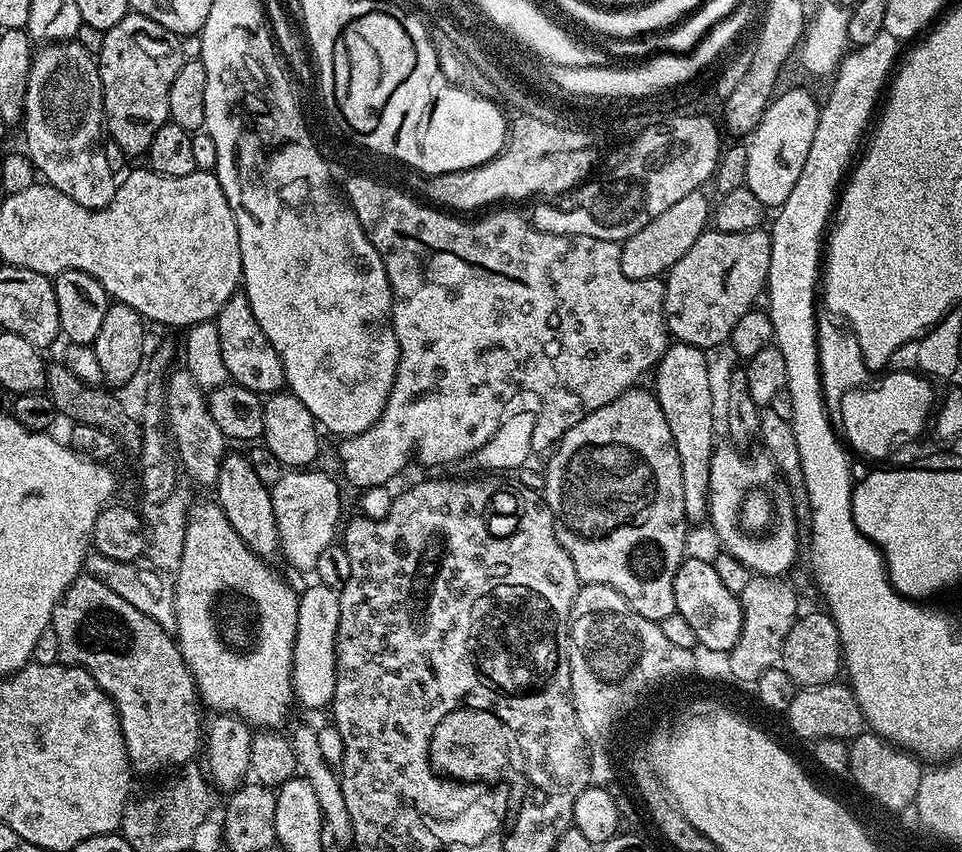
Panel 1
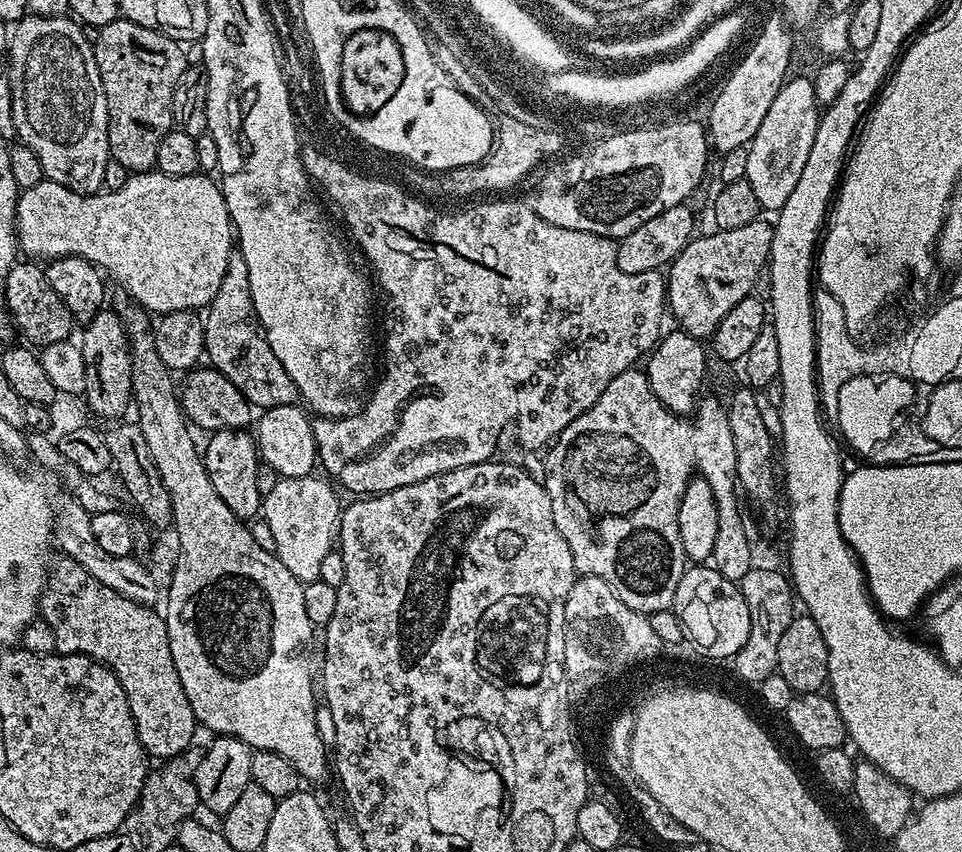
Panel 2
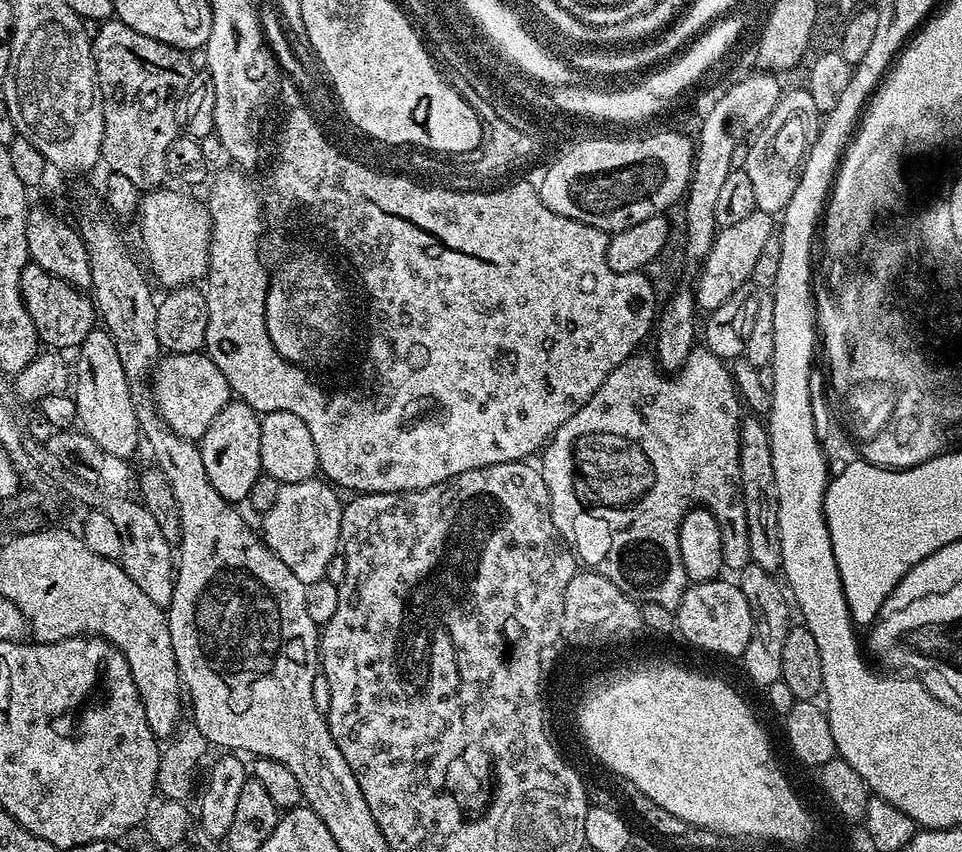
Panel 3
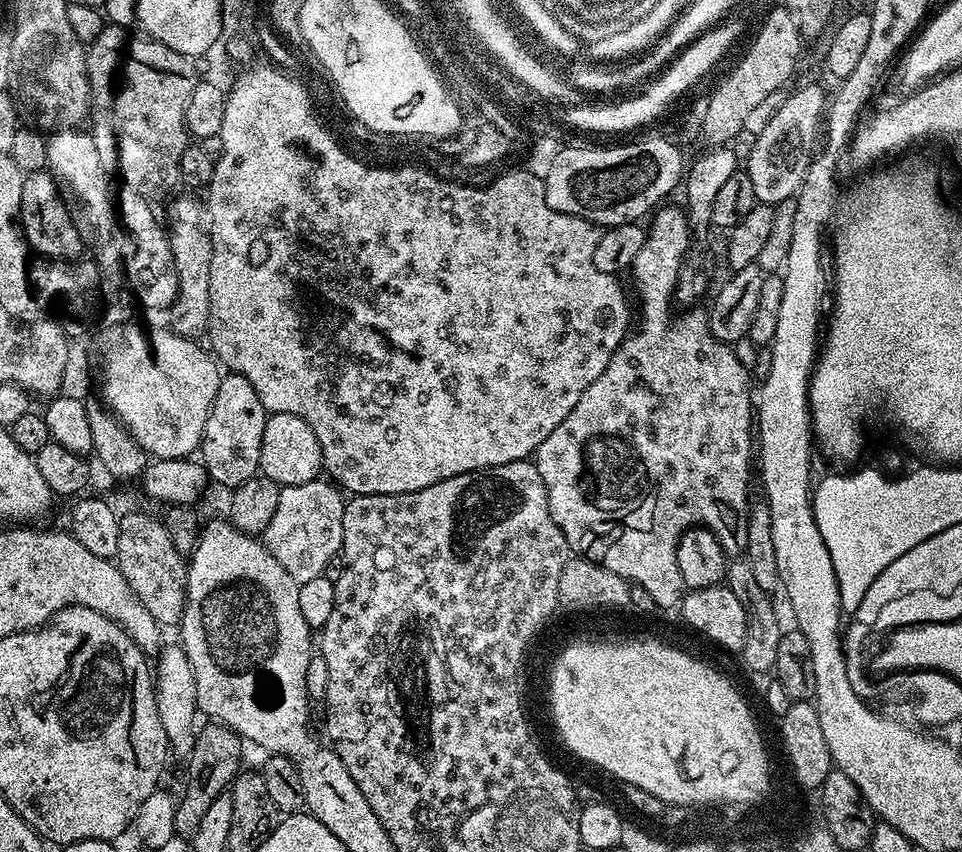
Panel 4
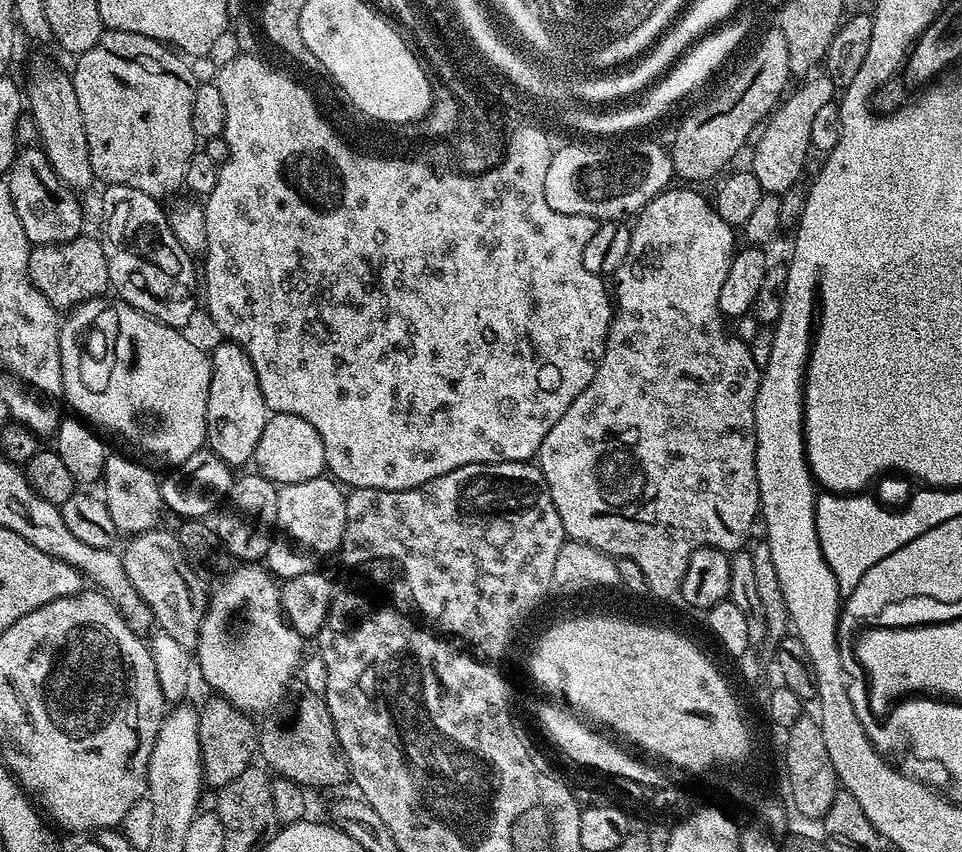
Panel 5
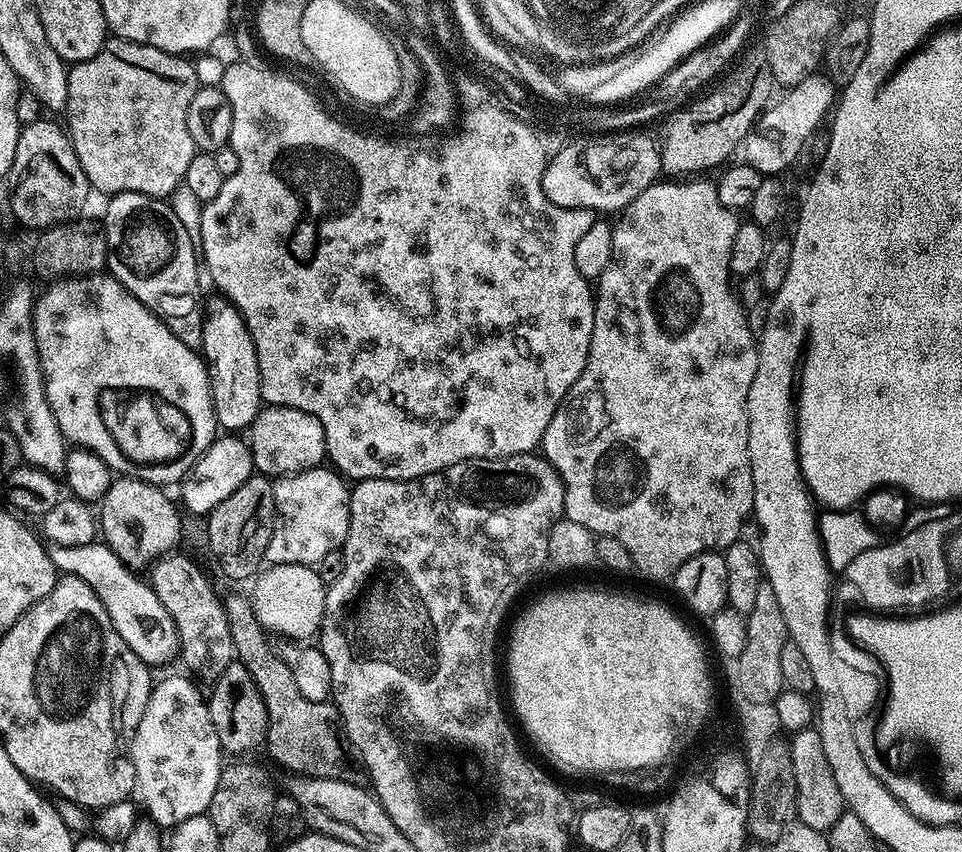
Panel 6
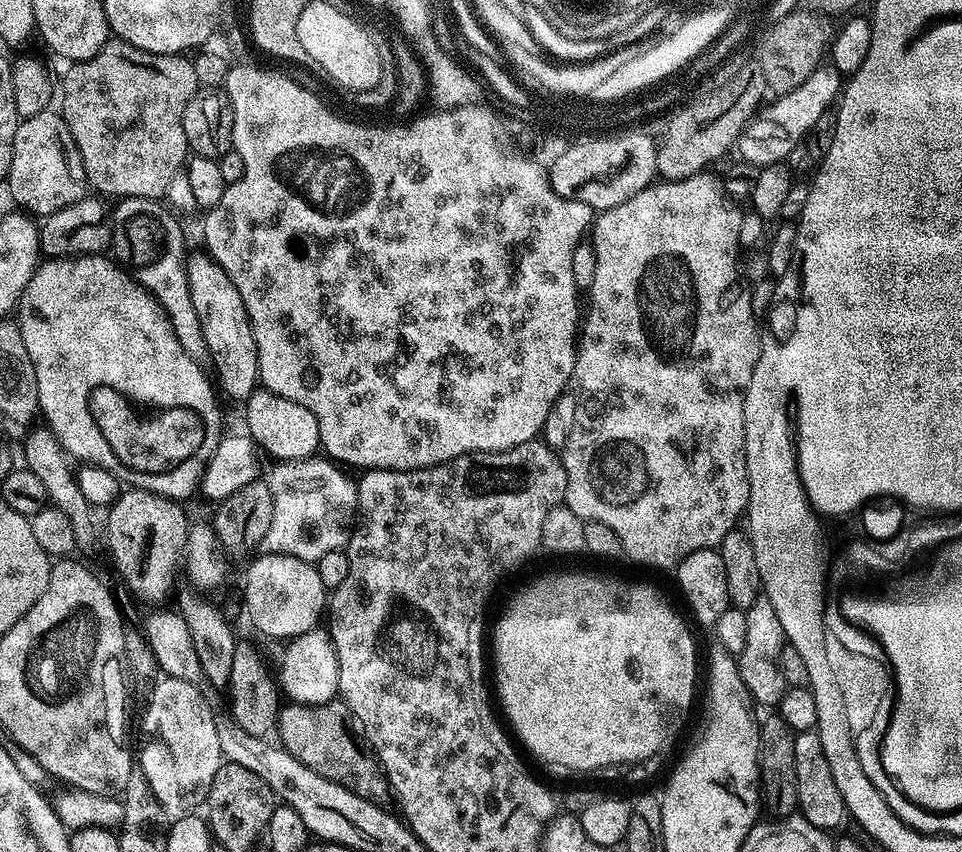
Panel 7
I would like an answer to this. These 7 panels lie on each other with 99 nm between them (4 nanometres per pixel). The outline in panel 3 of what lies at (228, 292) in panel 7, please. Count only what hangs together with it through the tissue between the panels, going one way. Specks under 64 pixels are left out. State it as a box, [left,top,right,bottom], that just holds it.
[198,399,262,502]

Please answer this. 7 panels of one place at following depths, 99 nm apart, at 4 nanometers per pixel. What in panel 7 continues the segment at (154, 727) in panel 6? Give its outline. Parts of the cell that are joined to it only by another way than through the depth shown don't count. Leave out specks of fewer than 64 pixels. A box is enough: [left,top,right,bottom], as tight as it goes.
[138,676,223,815]

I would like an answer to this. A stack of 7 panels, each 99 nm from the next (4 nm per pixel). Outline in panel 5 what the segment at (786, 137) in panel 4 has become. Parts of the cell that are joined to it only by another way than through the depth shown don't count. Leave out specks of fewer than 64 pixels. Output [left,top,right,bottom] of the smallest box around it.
[750,74,838,194]

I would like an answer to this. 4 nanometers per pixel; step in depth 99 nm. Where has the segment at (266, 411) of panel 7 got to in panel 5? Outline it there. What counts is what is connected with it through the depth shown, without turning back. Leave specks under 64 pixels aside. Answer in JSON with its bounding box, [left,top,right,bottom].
[255,412,326,486]

